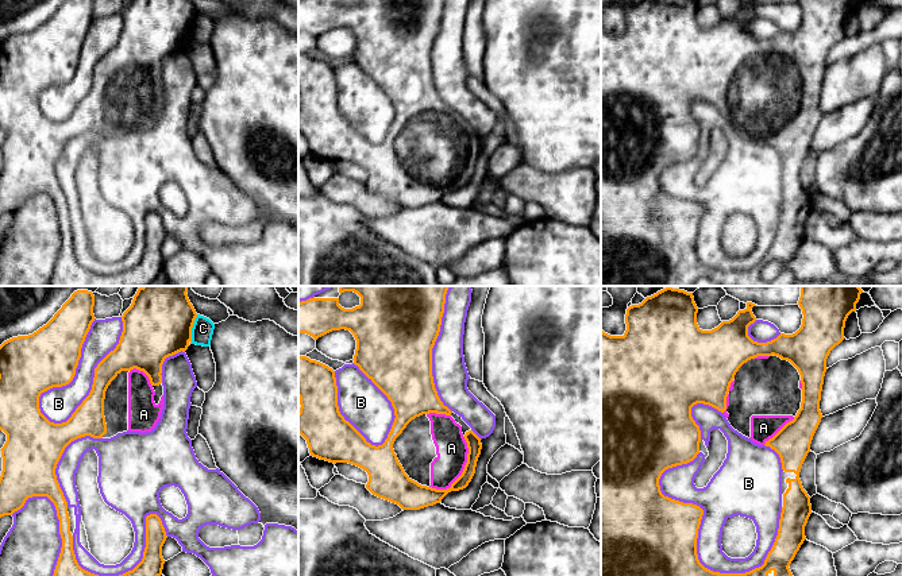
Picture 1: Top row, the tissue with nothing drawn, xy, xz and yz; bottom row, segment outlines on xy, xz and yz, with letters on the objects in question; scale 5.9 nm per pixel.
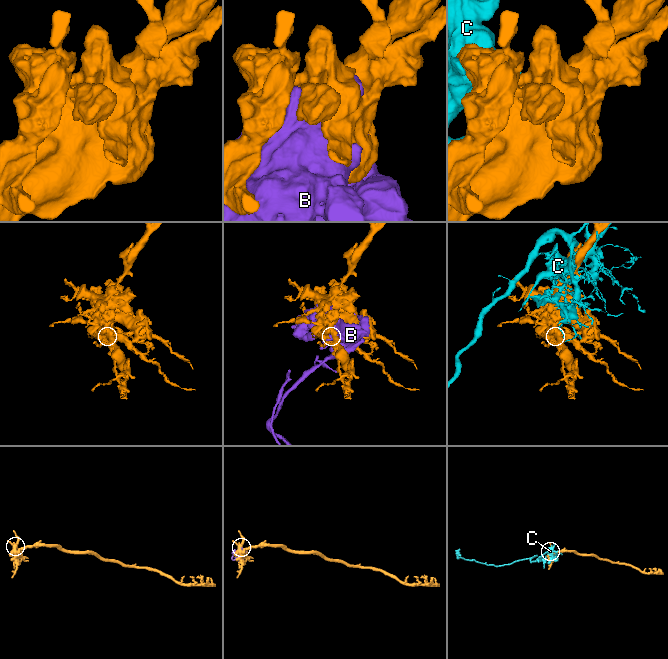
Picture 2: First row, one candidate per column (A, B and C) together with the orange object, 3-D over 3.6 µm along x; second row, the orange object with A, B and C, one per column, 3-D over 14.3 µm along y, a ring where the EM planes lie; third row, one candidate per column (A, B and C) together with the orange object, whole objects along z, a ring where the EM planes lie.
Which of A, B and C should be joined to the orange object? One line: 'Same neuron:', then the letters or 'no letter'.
Same neuron: A

